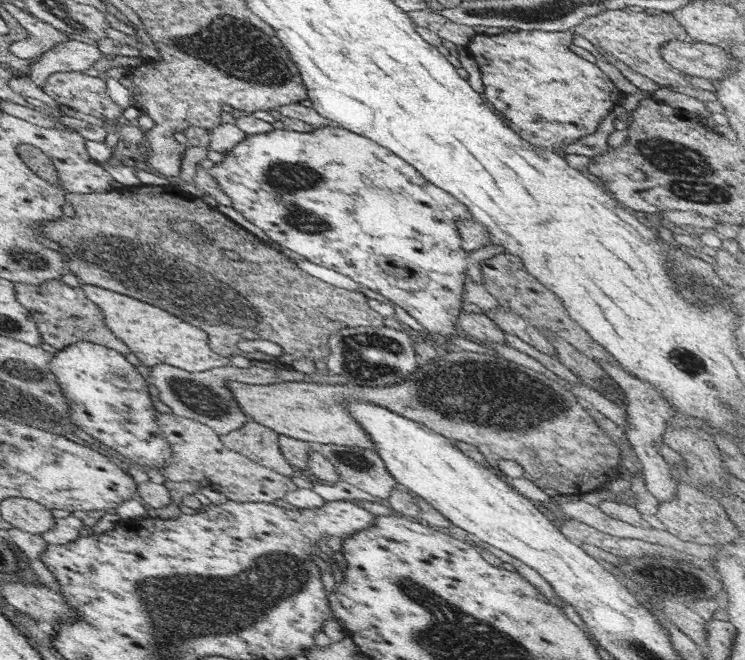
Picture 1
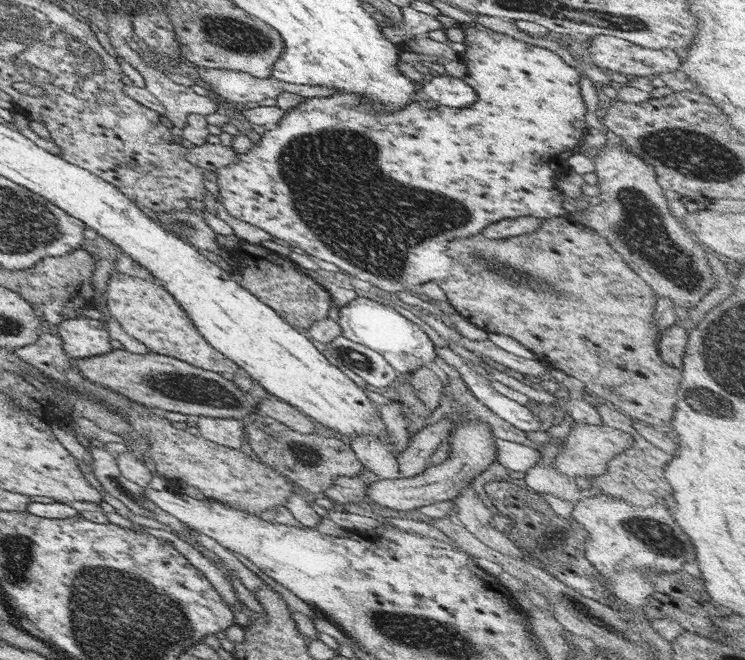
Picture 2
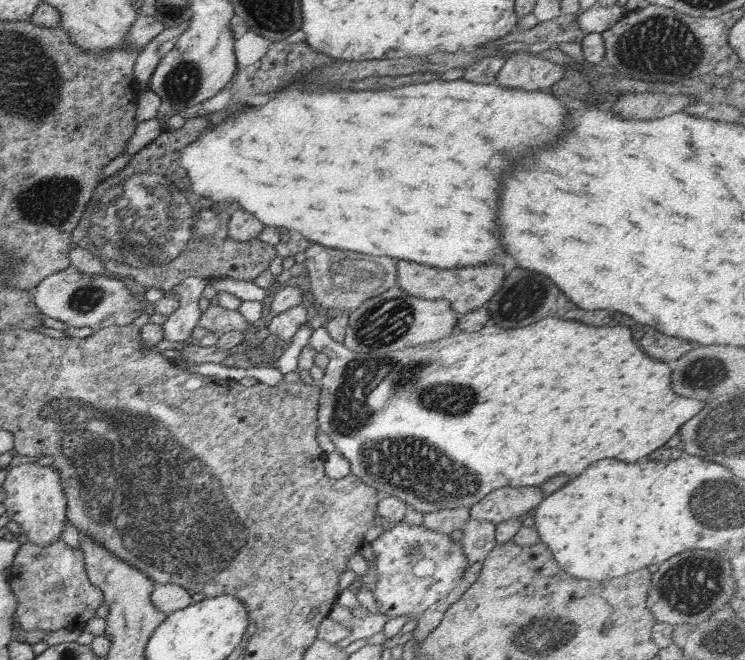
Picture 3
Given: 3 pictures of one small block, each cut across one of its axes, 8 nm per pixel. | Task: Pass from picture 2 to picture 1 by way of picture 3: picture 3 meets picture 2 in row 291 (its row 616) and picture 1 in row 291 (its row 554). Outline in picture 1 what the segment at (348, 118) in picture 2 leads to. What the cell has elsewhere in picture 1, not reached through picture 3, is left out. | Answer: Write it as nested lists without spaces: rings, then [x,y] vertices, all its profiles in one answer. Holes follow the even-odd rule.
[[[332,125],[315,128],[312,132],[274,129],[262,134],[246,135],[242,142],[236,144],[232,150],[224,153],[221,162],[208,168],[207,172],[219,184],[222,192],[230,197],[232,208],[240,212],[248,222],[258,226],[275,243],[293,250],[306,259],[310,259],[310,262],[314,262],[314,264],[343,273],[348,278],[358,282],[359,286],[365,286],[381,294],[384,298],[388,298],[404,311],[407,311],[426,329],[428,334],[422,334],[422,337],[431,341],[435,346],[437,344],[438,346],[446,346],[449,344],[447,338],[457,335],[457,320],[463,306],[464,288],[467,281],[466,266],[468,266],[468,260],[466,259],[468,252],[461,247],[457,221],[458,219],[470,219],[472,215],[465,204],[454,198],[449,192],[426,180],[411,164],[396,156],[391,150],[380,146],[365,136]]]

